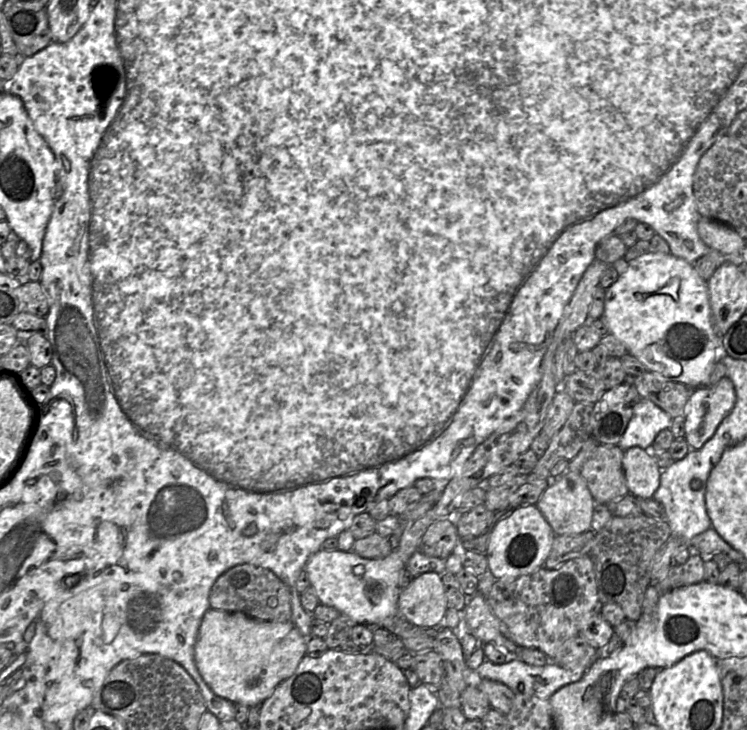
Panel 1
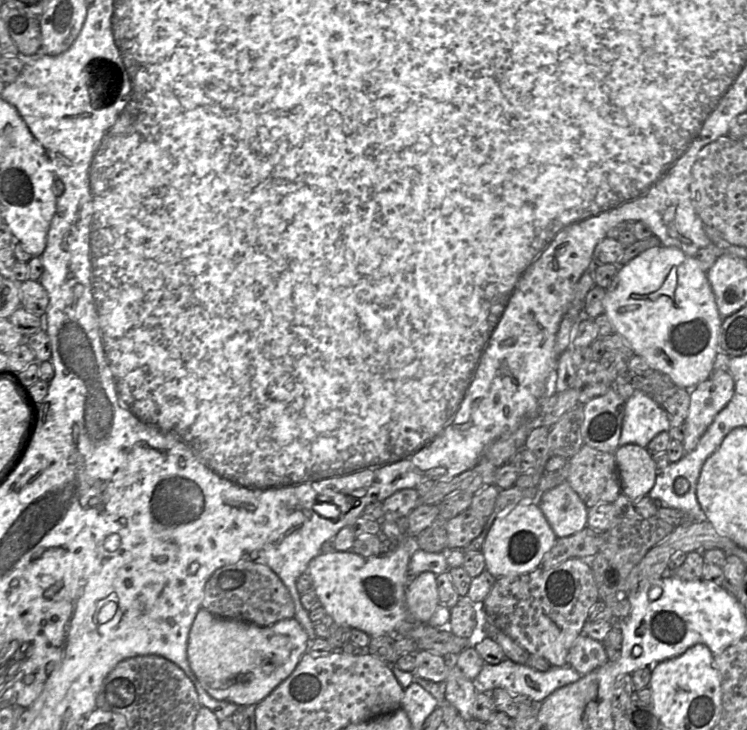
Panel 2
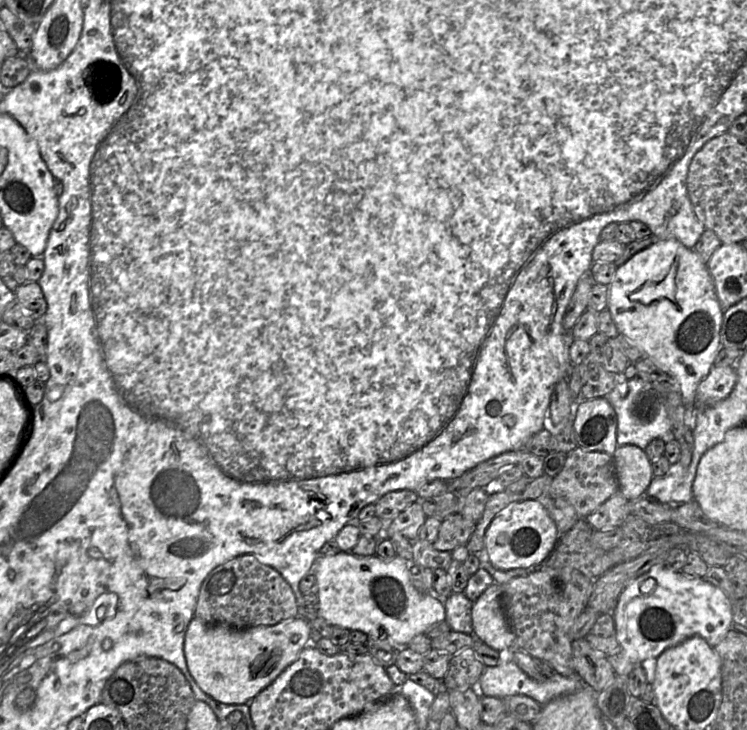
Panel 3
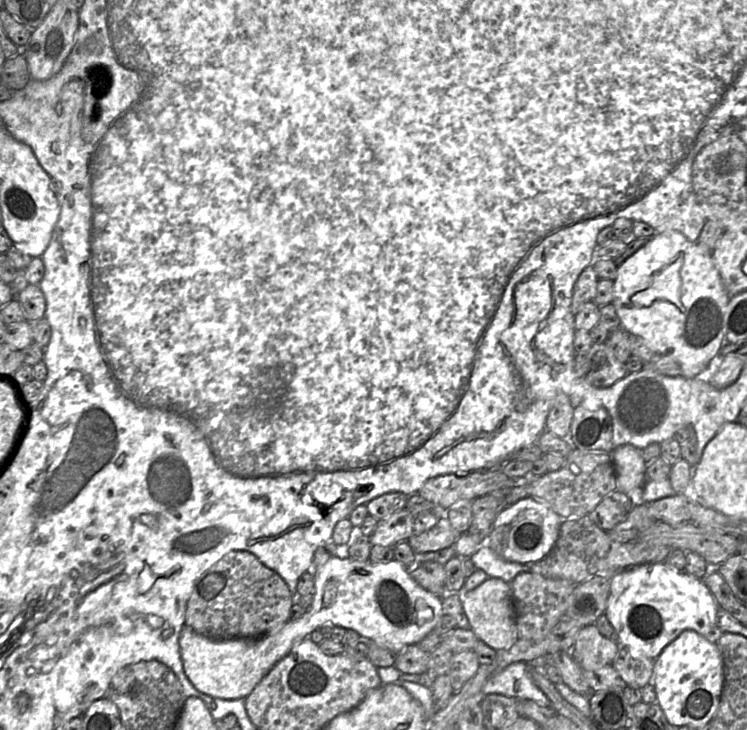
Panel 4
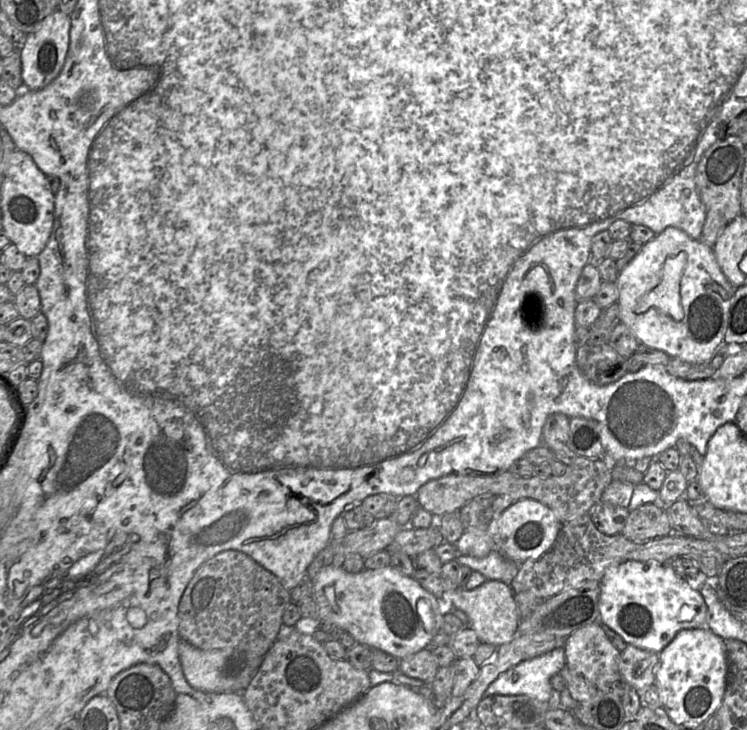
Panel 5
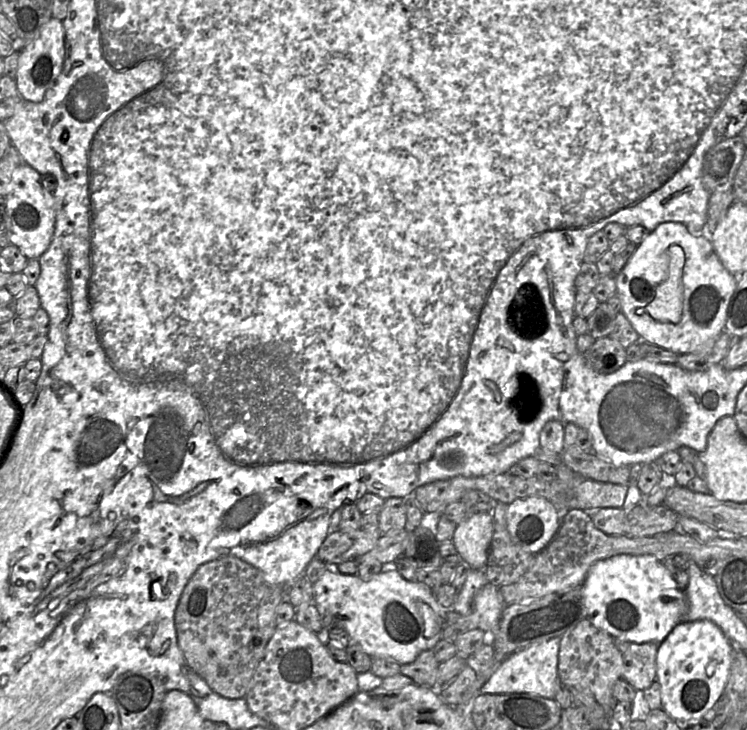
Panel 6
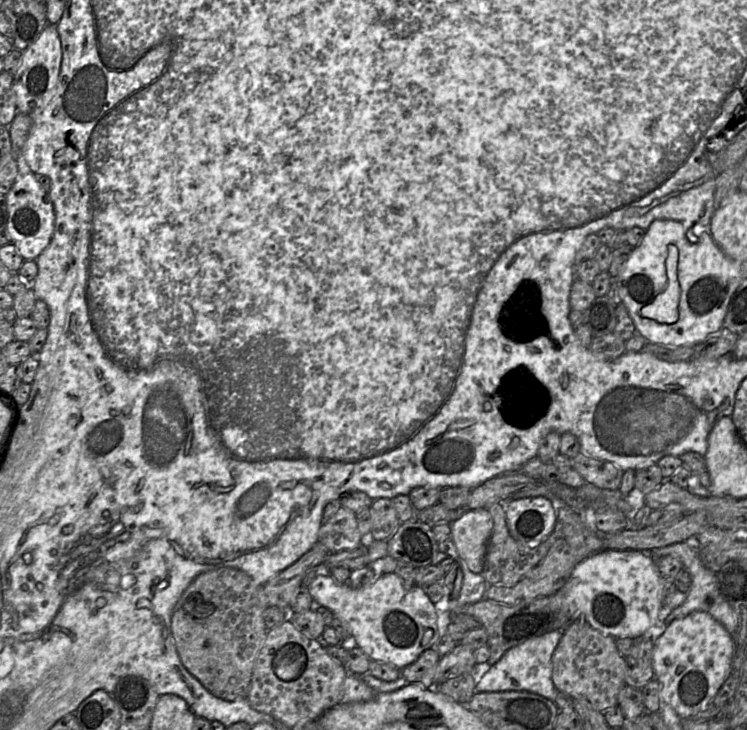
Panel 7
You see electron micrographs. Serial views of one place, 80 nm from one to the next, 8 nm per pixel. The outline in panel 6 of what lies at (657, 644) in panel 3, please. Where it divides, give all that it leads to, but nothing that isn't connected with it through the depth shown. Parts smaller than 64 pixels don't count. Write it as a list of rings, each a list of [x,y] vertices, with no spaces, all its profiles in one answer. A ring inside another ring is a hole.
[[[620,554],[594,563],[582,585],[582,596],[587,609],[587,619],[611,637],[631,643],[661,643],[672,629],[682,621],[687,611],[684,590],[677,586],[672,574],[661,560],[653,555]]]

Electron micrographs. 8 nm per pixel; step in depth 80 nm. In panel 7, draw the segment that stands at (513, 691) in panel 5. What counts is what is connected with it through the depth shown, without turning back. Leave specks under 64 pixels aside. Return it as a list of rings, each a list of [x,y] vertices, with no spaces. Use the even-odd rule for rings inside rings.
[[[559,629],[529,639],[507,650],[495,664],[480,668],[475,692],[528,691],[554,701],[558,690],[552,681],[552,657],[563,633]]]

